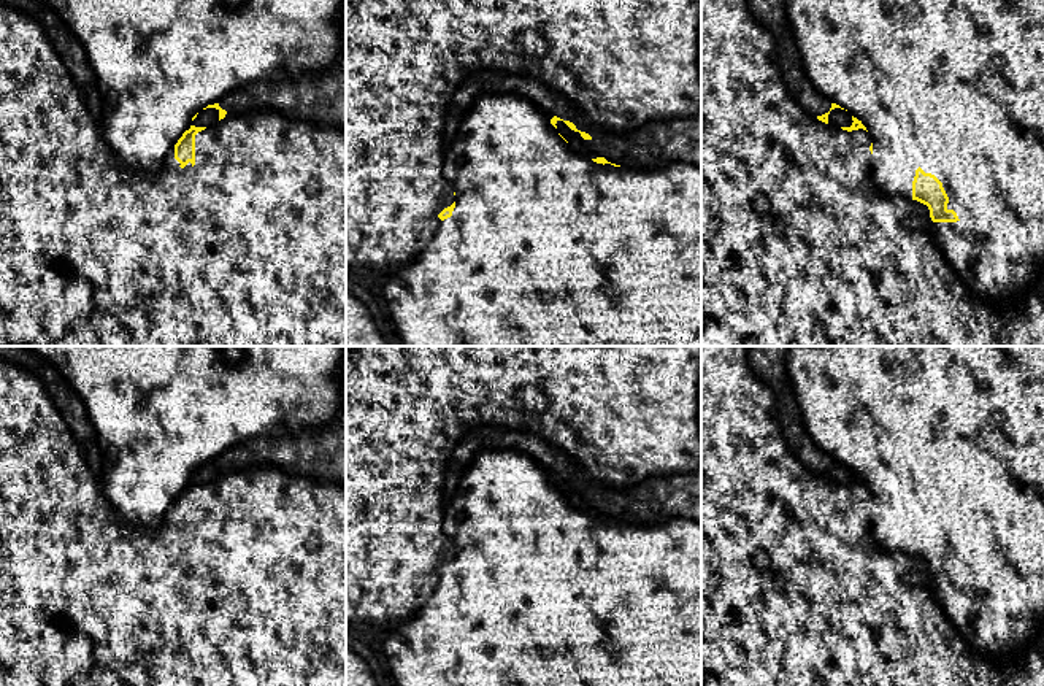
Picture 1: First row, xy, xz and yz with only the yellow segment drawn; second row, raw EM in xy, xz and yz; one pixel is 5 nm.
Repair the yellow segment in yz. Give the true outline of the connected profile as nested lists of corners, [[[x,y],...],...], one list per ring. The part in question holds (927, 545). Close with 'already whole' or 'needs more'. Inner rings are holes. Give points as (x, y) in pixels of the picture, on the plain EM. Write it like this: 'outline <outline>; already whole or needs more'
outline [[[787,346],[787,372],[809,437],[831,459],[830,467],[841,464],[852,470],[852,481],[841,484],[863,484],[871,491],[871,526],[879,545],[927,561],[944,610],[968,645],[1000,664],[1009,662],[1044,624],[1044,346]]]; needs more

